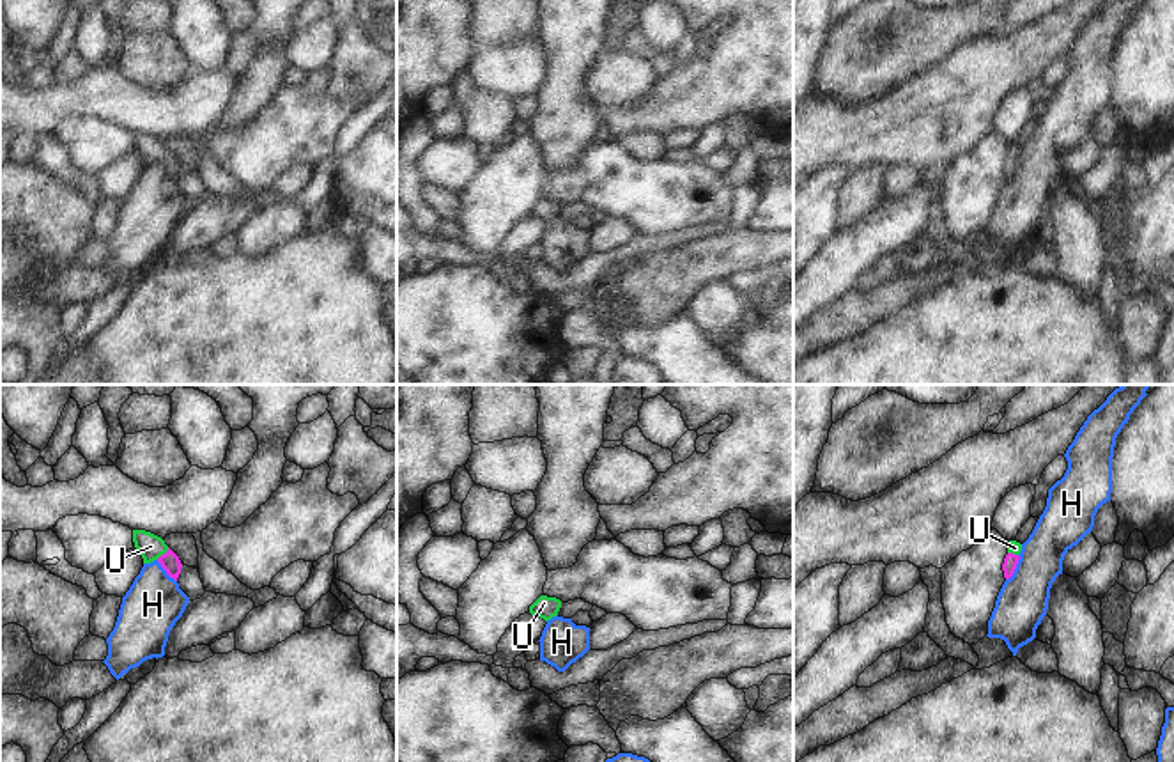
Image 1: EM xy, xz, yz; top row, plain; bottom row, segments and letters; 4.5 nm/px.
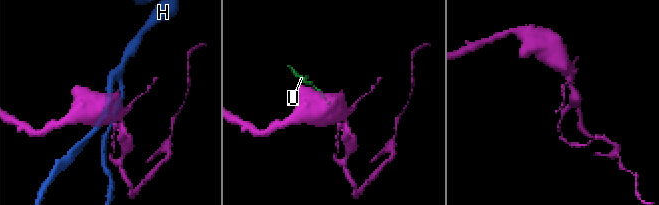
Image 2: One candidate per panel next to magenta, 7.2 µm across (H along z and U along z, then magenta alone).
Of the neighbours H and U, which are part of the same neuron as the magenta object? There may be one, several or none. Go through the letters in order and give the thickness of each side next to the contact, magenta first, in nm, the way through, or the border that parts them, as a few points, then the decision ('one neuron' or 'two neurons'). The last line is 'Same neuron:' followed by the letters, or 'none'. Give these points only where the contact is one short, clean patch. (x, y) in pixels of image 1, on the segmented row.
H: 60/240 nm | along yz (1019, 555), (1017, 567), (1006, 580) | two neurons
U: 90/120 nm | across xy (170, 562), (162, 555), (151, 546) | one neuron
Same neuron: U

